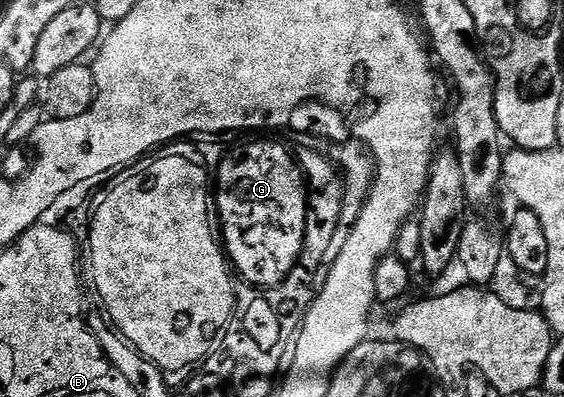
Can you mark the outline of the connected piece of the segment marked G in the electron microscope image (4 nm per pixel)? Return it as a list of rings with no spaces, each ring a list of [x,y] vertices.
[[[280,141],[253,142],[236,148],[223,157],[215,175],[215,210],[217,214],[221,213],[219,229],[231,263],[240,264],[253,282],[275,283],[289,270],[301,246],[302,199],[307,195],[307,178],[292,151]]]

